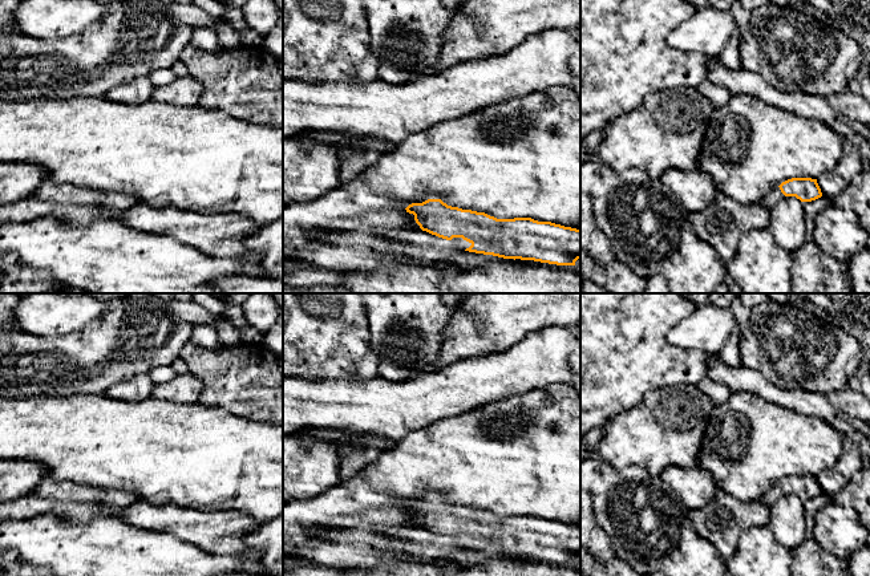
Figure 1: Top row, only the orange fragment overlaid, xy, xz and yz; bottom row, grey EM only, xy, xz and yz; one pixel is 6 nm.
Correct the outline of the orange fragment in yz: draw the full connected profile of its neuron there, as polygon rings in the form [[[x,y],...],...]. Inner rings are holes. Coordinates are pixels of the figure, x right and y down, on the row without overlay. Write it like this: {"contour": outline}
{"contour": [[[792,475],[776,483],[758,502],[770,507],[785,494],[796,494],[801,499],[812,499],[821,495],[822,490],[817,476]]]}

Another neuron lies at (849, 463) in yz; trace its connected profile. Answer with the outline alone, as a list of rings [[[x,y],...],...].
[[[843,437],[842,451],[835,467],[817,476],[822,494],[835,496],[859,470],[862,470],[862,455],[853,442]]]

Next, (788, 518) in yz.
[[[785,494],[770,506],[769,526],[774,539],[793,551],[806,540],[806,511],[804,499]]]

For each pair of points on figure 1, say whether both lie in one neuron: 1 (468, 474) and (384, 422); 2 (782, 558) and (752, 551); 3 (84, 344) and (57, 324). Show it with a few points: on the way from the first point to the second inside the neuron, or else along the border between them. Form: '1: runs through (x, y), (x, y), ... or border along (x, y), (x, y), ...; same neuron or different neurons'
1: border along (433, 422), (409, 430), (393, 443); different neurons
2: runs through (775, 558), (760, 558); same neuron
3: border along (97, 321), (64, 335), (37, 336); different neurons

